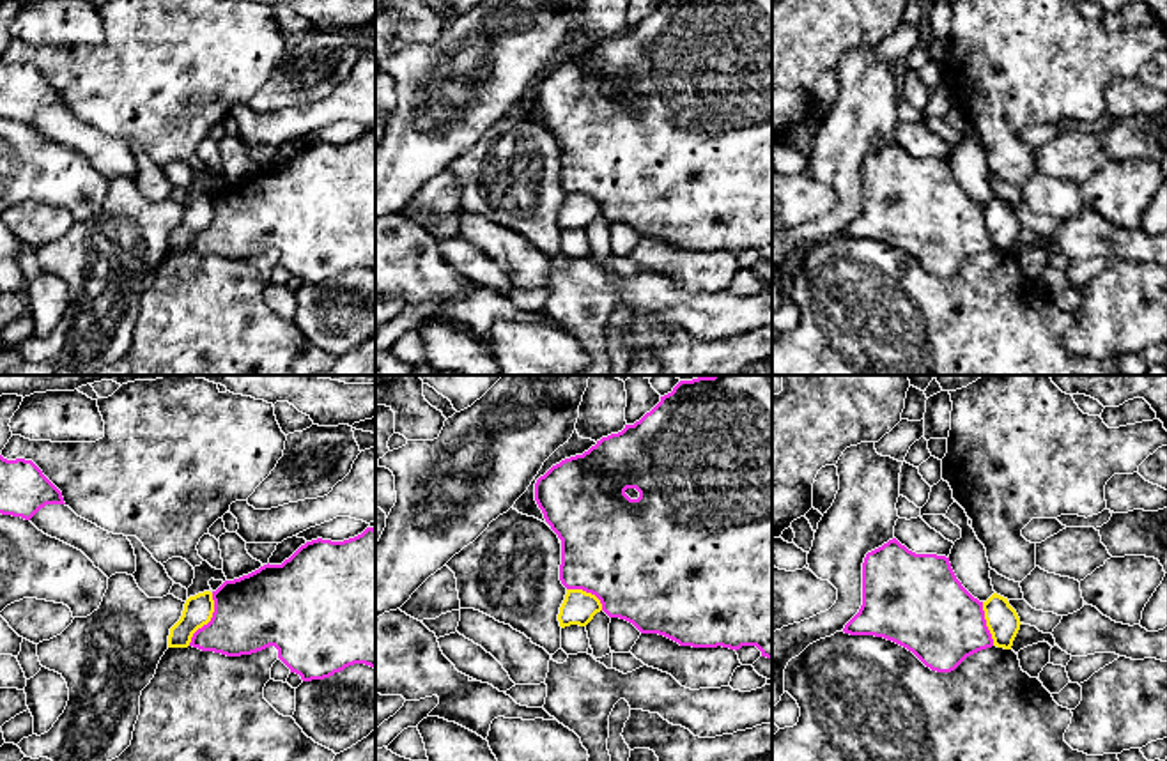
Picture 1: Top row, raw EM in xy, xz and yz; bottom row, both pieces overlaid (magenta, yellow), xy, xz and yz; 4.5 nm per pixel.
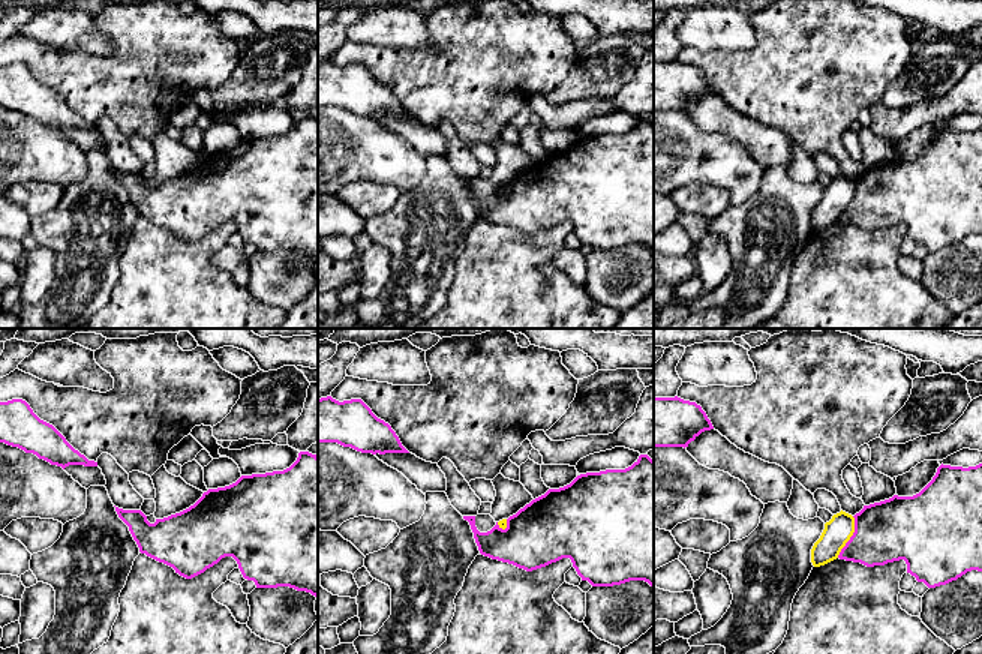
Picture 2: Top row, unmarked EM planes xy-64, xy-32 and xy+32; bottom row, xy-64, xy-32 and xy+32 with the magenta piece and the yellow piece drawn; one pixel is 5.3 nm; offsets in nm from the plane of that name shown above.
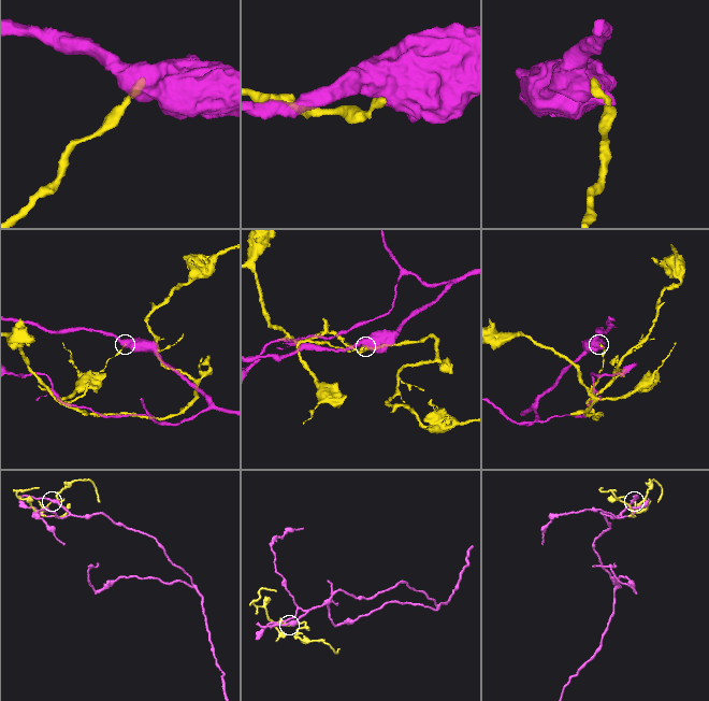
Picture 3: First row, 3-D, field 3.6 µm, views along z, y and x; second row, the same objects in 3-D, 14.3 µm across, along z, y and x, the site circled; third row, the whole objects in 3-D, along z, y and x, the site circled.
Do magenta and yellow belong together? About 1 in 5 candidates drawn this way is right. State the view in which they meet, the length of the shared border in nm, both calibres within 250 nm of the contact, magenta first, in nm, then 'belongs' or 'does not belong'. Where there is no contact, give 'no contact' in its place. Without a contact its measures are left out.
meets magenta in xy; contact 260 nm long; 340 nm thick on the magenta side, 130 nm on the other; does not belong

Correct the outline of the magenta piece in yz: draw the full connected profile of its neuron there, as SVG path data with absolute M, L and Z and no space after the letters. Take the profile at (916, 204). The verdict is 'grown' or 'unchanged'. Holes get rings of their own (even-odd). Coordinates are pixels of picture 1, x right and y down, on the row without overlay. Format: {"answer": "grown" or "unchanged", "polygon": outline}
{"answer": "unchanged", "polygon": "M896 142L866 158L862 166L862 209L843 235L893 244L937 276L951 276L967 260L993 250L983 205L962 189L949 161L916 158Z"}

